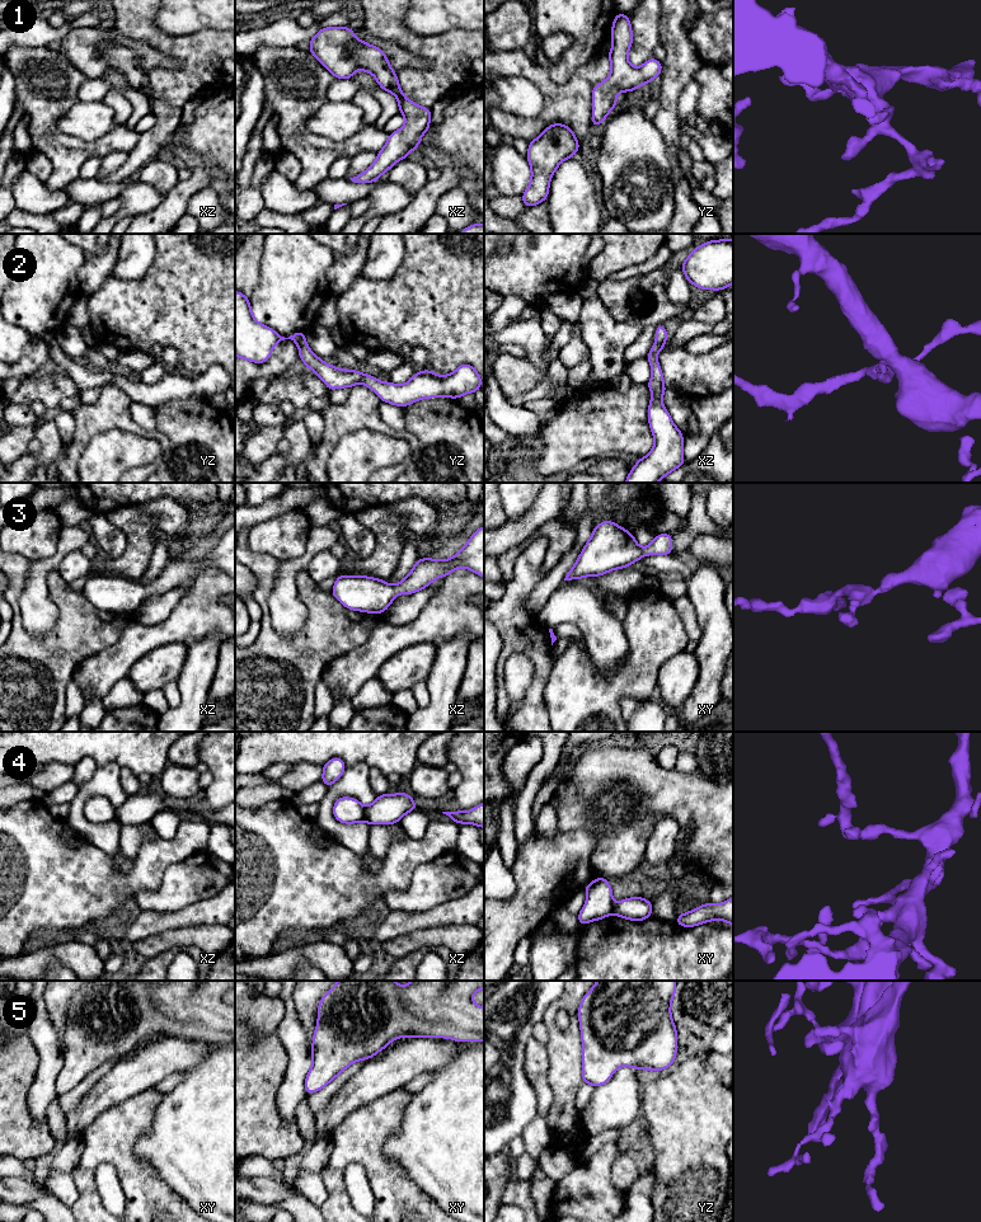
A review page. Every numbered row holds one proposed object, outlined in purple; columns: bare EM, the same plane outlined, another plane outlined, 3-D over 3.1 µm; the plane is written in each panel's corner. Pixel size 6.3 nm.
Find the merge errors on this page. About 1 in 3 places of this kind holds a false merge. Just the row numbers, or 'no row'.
4

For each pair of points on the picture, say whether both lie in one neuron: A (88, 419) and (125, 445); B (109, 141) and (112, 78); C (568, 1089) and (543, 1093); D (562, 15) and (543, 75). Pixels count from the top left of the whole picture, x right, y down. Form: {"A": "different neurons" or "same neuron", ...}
{"A": "different neurons", "B": "different neurons", "C": "different neurons", "D": "different neurons"}

